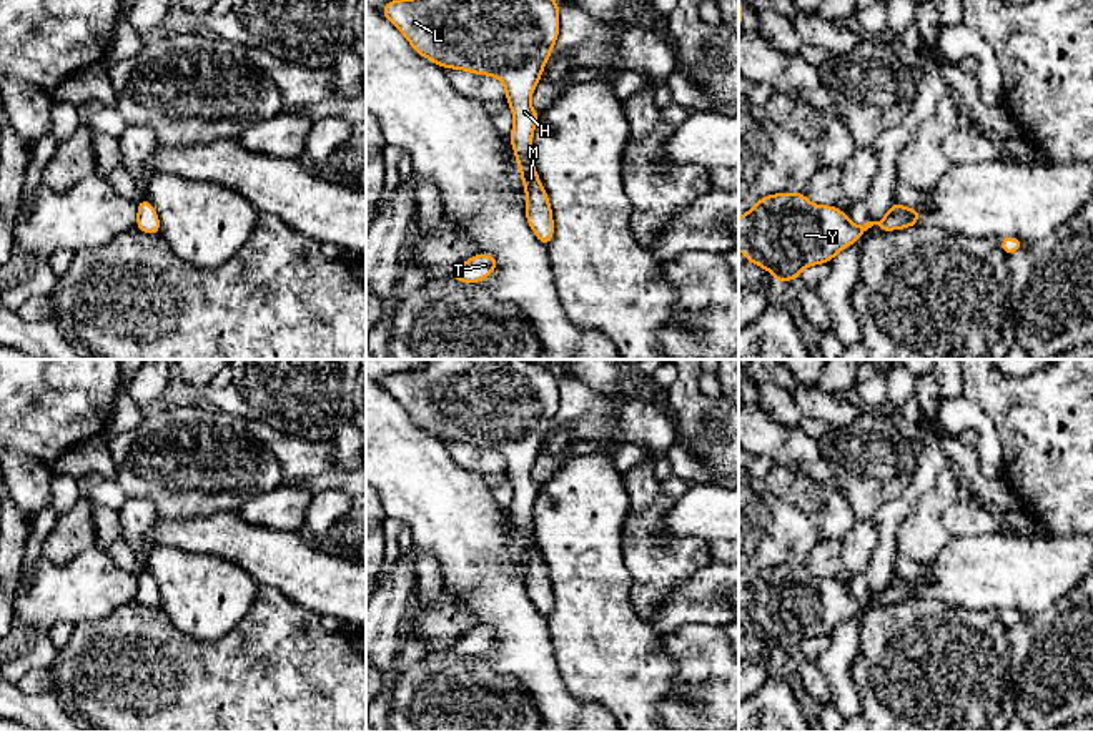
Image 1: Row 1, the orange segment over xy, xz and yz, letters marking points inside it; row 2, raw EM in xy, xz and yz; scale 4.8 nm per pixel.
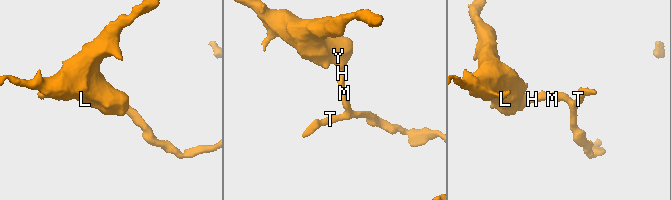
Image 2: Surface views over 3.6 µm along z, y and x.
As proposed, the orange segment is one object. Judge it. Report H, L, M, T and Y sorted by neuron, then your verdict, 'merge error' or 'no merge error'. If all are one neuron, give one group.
H L M T Y; no merge error

